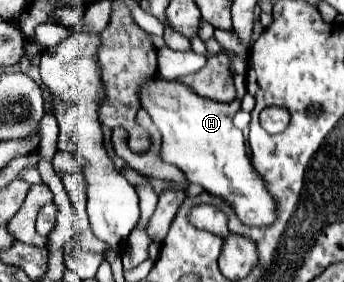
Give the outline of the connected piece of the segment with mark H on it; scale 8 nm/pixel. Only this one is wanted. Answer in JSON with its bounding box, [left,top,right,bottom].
[140,75,276,227]

